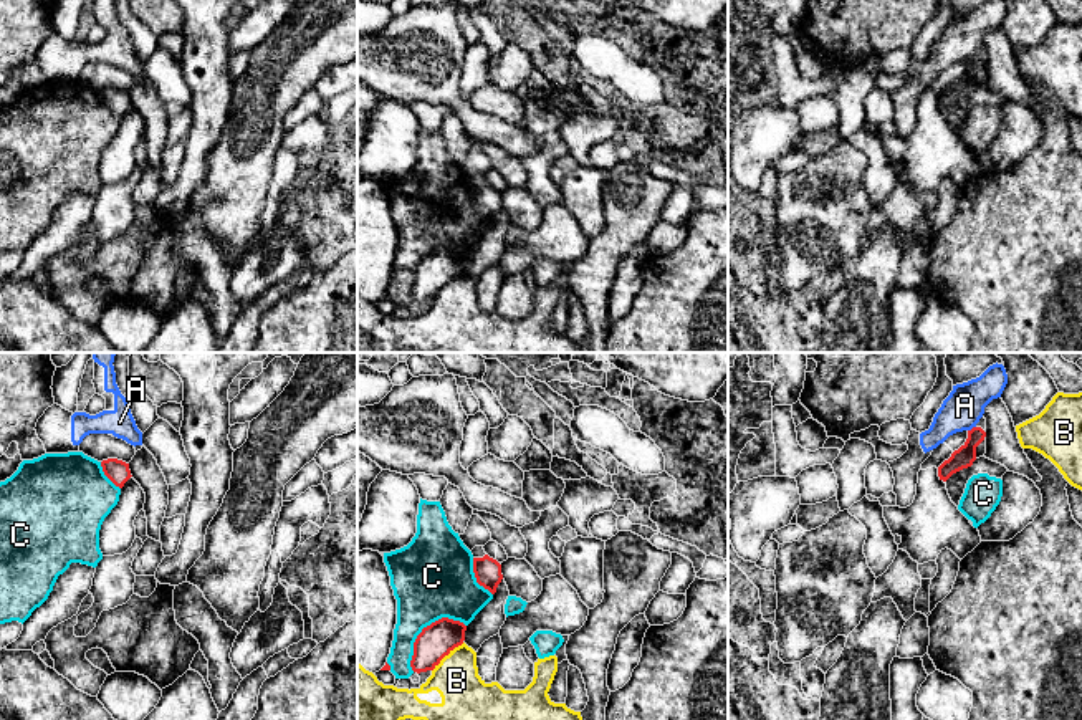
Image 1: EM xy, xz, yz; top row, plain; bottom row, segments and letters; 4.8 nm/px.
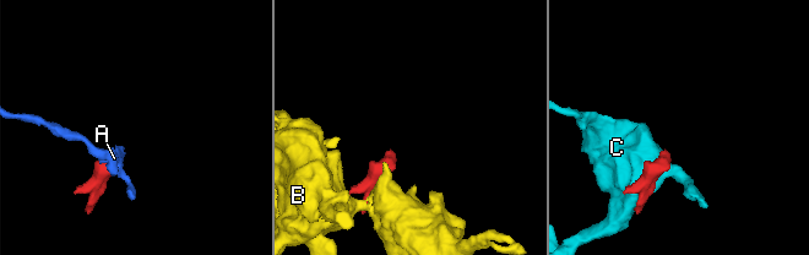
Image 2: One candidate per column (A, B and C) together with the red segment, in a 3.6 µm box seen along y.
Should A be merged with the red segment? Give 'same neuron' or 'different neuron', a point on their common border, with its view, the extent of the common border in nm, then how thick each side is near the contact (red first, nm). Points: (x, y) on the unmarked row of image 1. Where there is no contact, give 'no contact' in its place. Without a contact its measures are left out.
different neuron | yz (973, 57) | 50 nm | 100/190 nm

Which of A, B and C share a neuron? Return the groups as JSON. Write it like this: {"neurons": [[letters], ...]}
{"neurons": [["A"], ["B"], ["C"]]}

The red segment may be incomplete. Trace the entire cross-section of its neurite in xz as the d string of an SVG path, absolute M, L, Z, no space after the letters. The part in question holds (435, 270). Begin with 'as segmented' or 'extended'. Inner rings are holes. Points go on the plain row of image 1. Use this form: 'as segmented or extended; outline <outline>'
as segmented; outline M442 247L424 257L414 271L410 296L414 301L433 300L440 290L465 270L467 255Z

